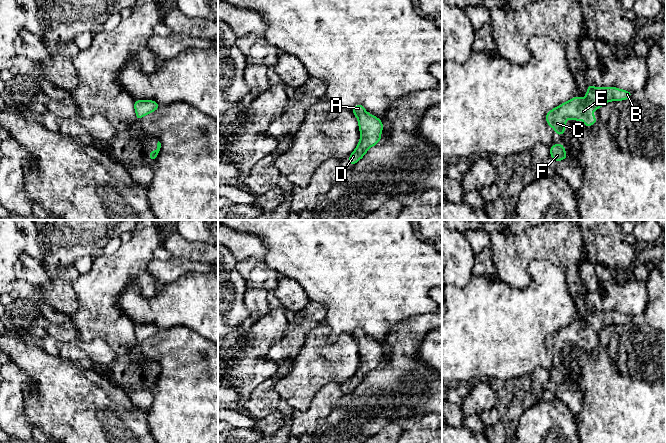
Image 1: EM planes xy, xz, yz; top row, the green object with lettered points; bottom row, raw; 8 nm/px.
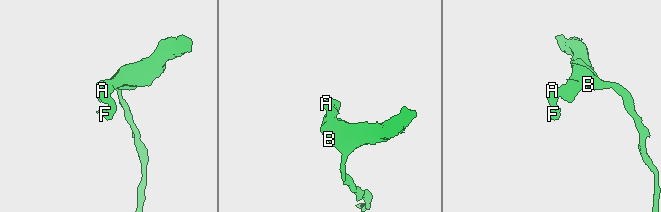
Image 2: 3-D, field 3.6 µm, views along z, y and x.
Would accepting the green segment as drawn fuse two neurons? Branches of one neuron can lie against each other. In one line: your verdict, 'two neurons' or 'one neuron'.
one neuron

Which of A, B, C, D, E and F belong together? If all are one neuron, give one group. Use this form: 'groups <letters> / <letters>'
groups A B C D E F

